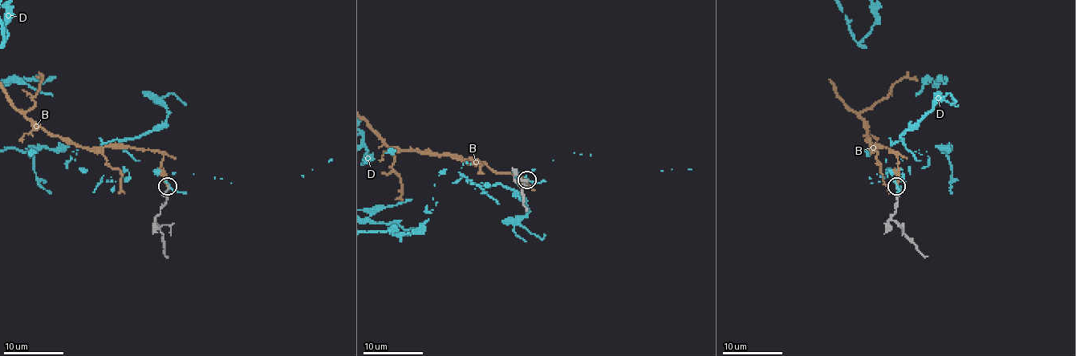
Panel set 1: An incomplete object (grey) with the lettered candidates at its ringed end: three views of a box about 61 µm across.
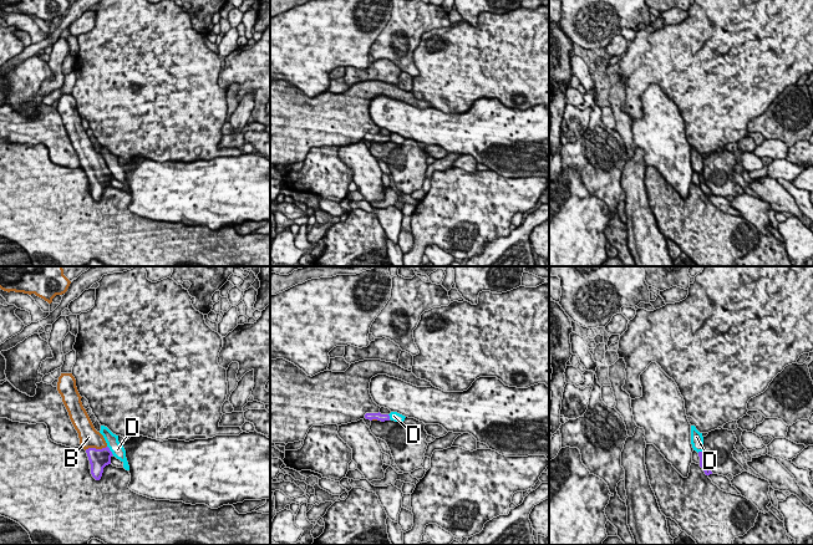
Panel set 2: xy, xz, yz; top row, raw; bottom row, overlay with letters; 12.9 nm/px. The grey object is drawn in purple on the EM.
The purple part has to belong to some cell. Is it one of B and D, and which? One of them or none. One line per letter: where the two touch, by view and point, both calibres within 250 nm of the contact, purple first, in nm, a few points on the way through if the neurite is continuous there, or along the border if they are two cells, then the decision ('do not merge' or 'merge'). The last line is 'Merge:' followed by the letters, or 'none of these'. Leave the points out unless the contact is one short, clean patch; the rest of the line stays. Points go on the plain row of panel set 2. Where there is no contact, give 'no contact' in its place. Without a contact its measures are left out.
B: meets purple in xy at (95, 169); 260 nm thick on the purple side, 260 nm on the other; runs through xy (98, 179), (95, 169), (93, 163), (89, 158); merge
D: meets purple in xy at (110, 172); 260 nm thick on the purple side, 170 nm on the other; border along xy (107, 167), (113, 176); do not merge
Merge: B

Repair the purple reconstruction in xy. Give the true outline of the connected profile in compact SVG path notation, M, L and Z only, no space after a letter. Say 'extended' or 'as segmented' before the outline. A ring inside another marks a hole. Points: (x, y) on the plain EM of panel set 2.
extended; M61 95L57 103L57 112L62 118L62 123L68 133L70 141L78 154L80 165L87 174L91 195L100 202L103 189L111 185L113 177L103 157L97 153L82 127L81 117L76 108L76 101L72 95Z

